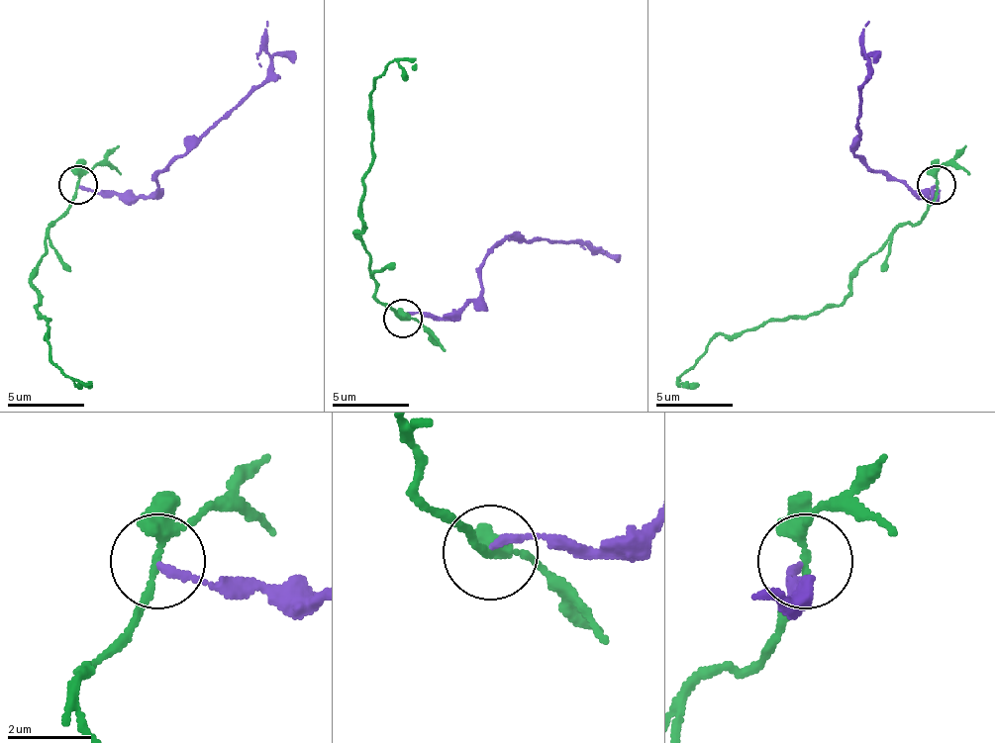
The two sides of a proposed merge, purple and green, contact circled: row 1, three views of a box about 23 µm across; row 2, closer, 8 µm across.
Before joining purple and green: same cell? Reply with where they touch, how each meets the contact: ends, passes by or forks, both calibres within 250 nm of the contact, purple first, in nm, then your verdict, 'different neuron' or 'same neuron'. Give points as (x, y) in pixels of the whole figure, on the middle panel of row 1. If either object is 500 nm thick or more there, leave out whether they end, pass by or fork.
at (402, 318); purple ends there; green forks there; 190 nm thick on the purple side, 200 nm on the other; different neuron

